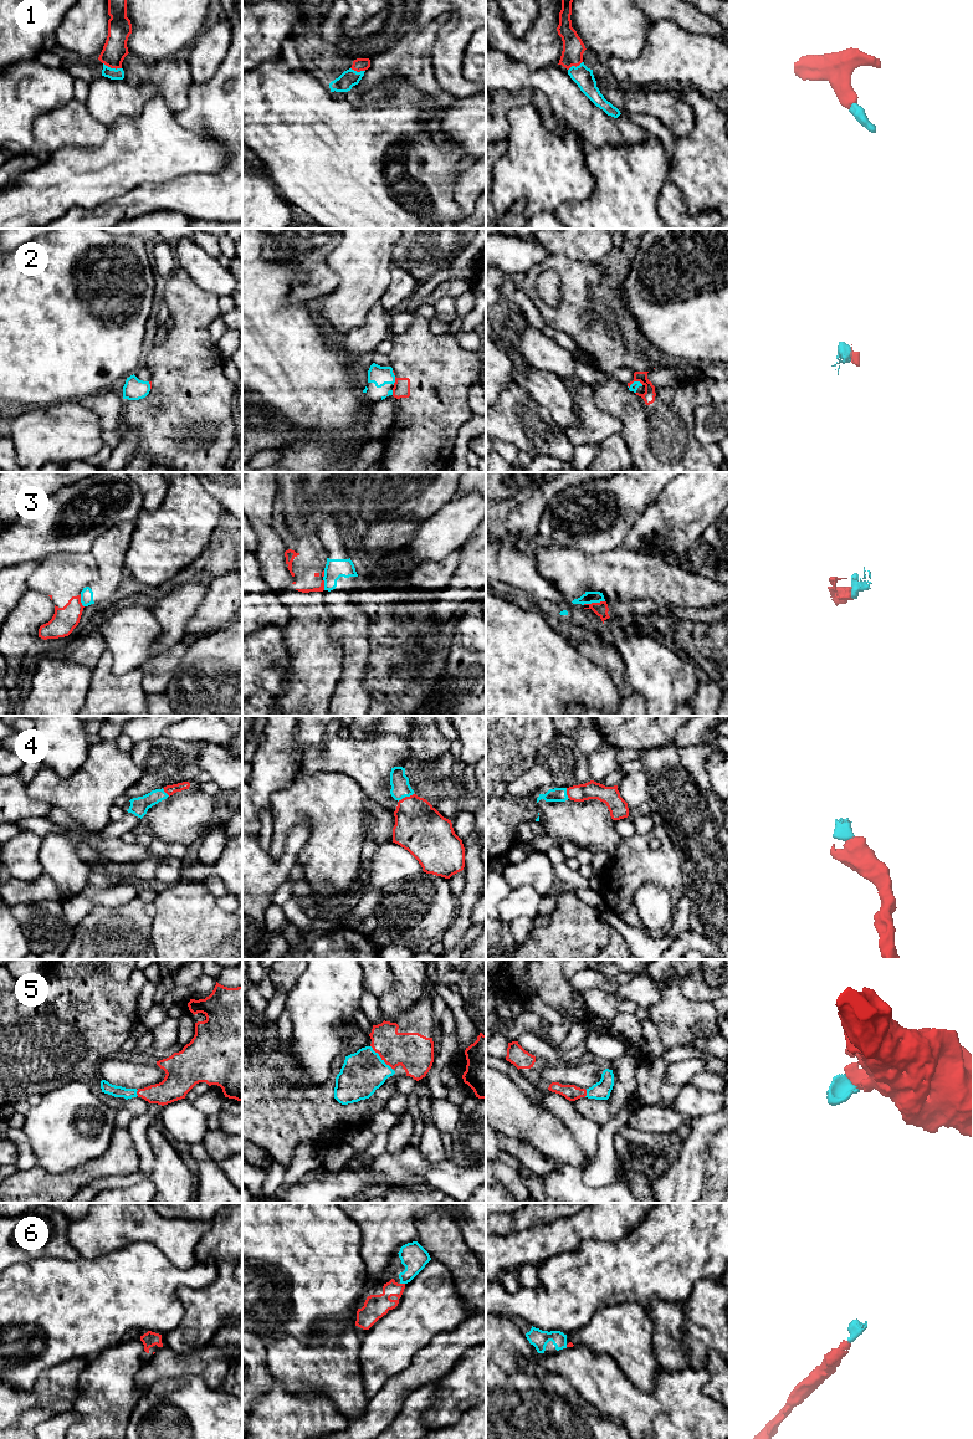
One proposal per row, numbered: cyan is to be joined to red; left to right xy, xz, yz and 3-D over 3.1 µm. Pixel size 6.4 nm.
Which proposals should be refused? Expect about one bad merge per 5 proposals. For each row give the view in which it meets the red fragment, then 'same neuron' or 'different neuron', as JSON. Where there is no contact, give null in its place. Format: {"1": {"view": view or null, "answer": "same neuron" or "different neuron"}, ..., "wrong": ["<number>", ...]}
{"1": {"view": "xy", "answer": "same neuron"}, "2": {"view": "yz", "answer": "different neuron"}, "3": {"view": "yz", "answer": "different neuron"}, "4": {"view": "xz", "answer": "same neuron"}, "5": {"view": "xz", "answer": "same neuron"}, "6": {"view": "xz", "answer": "same neuron"}, "wrong": ["2", "3"]}

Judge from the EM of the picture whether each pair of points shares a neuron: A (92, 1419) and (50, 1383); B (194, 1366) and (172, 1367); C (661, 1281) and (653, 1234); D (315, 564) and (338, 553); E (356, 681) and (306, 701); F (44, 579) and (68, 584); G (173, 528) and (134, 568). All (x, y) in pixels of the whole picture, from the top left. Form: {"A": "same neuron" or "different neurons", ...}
{"A": "different neurons", "B": "same neuron", "C": "same neuron", "D": "different neurons", "E": "different neurons", "F": "same neuron", "G": "same neuron"}

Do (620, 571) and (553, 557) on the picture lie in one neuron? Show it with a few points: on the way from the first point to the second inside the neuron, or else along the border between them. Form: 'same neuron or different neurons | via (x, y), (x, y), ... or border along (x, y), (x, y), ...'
same neuron | via (604, 569), (569, 569)

